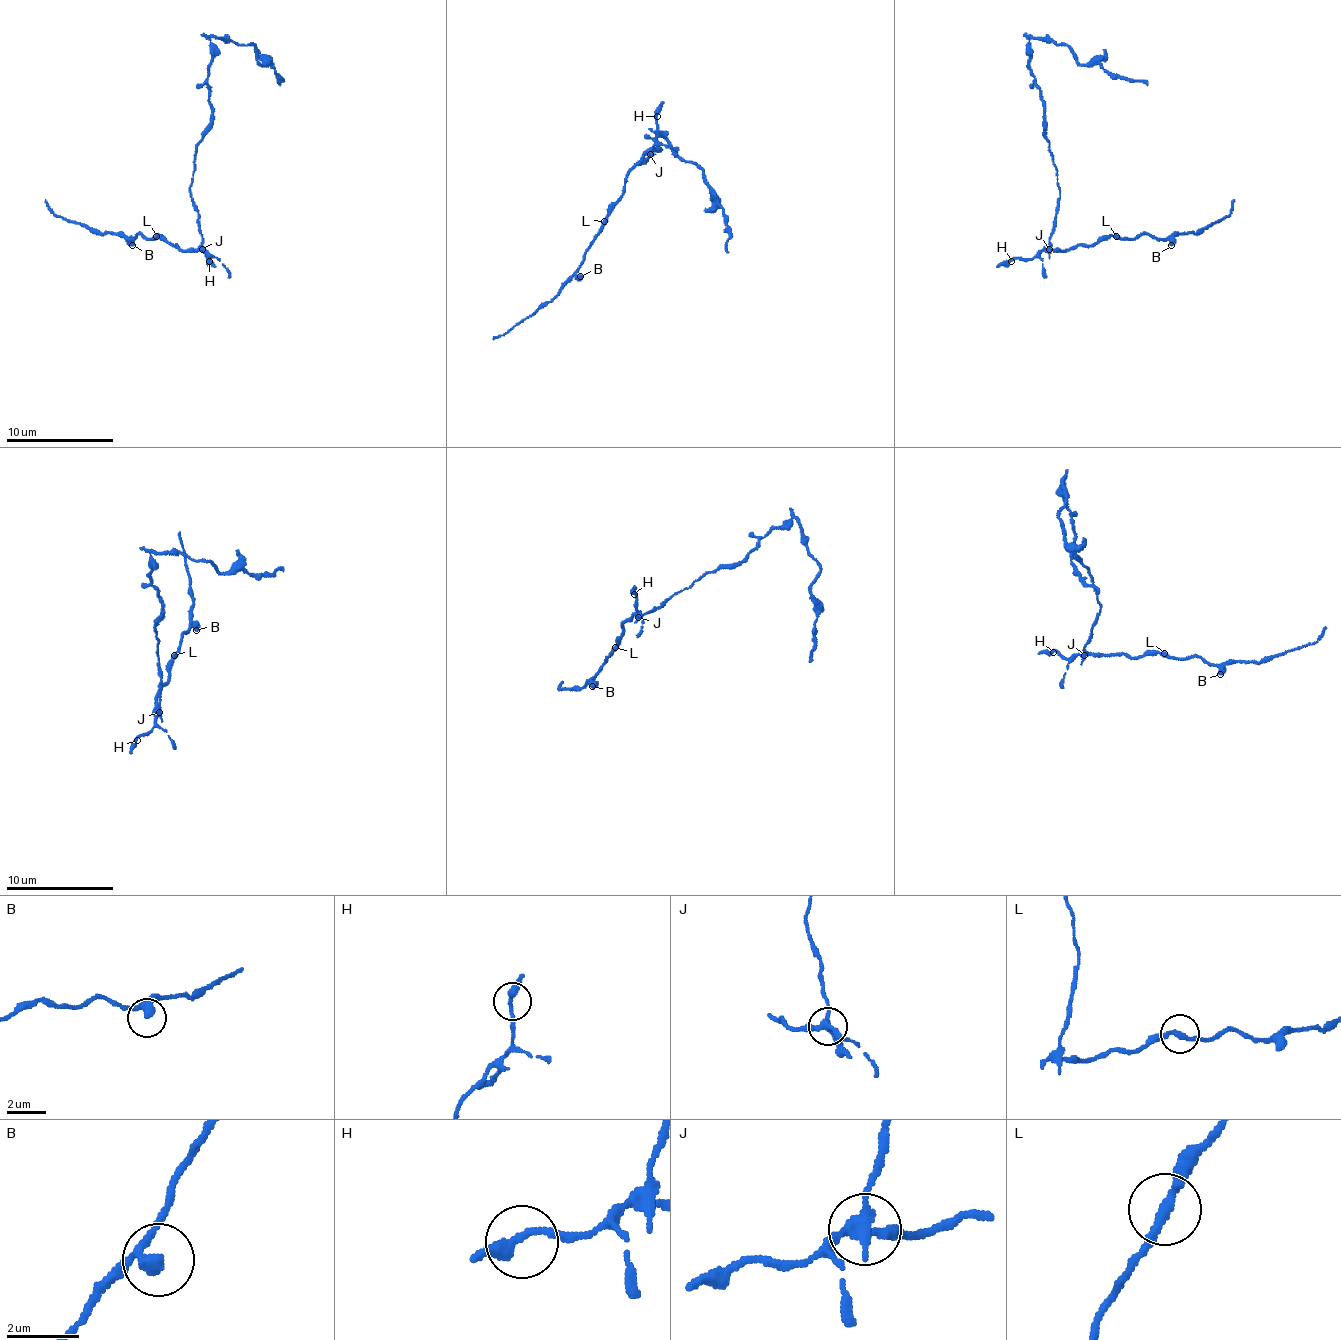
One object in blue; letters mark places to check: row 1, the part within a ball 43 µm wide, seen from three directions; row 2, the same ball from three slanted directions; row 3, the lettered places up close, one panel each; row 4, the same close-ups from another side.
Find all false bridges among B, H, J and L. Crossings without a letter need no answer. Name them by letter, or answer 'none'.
J

